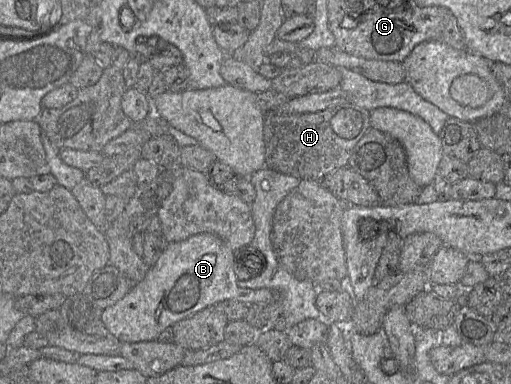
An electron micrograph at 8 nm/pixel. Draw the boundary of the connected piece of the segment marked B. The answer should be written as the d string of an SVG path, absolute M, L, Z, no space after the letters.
M199 233L179 242L167 243L157 262L151 266L142 281L118 302L102 311L102 321L107 330L120 342L156 340L158 335L176 322L187 318L209 306L223 301L238 301L245 304L268 305L275 299L275 293L267 288L240 288L234 273L235 251L216 235Z

